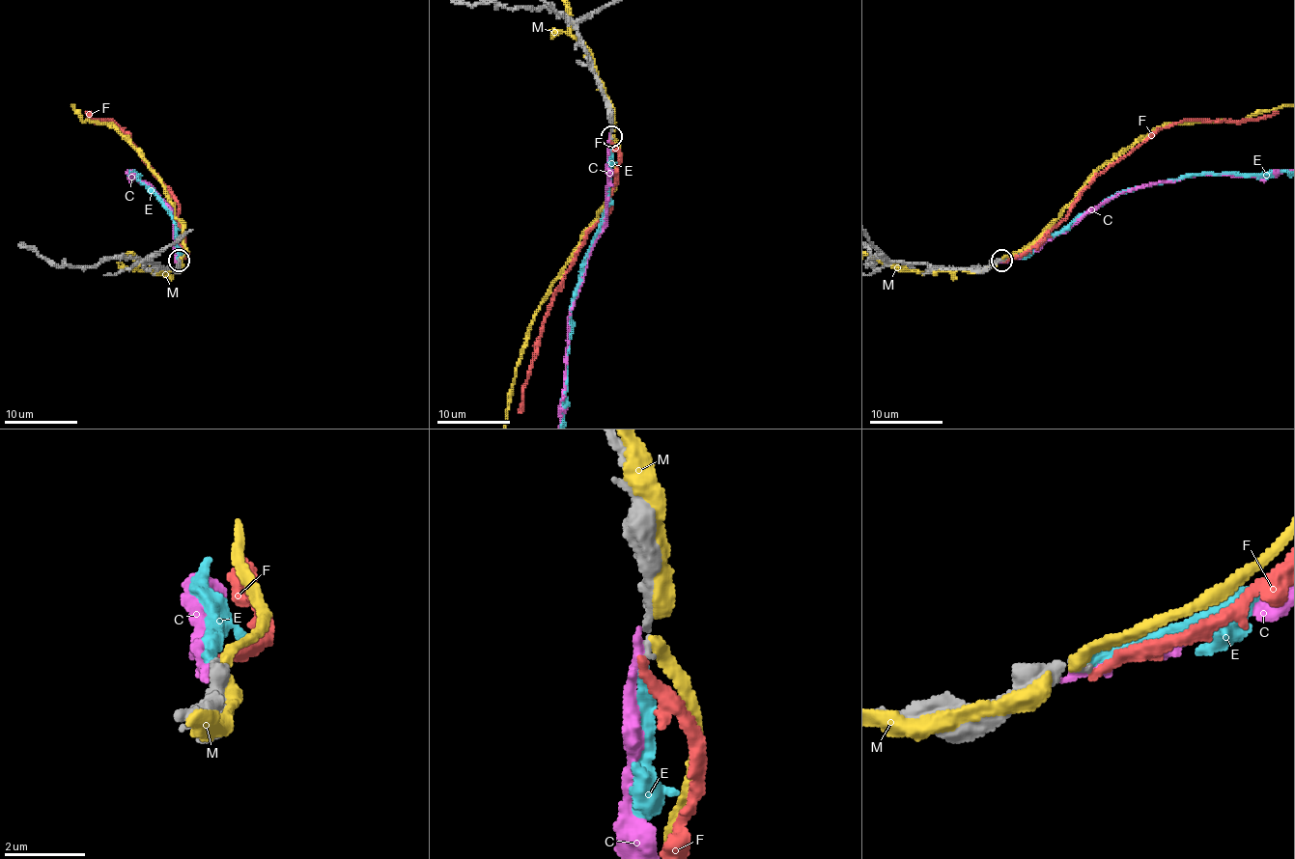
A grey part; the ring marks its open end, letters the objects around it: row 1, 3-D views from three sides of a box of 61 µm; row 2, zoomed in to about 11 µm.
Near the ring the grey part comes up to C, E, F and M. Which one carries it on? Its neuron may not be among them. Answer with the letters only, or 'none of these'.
none of these

